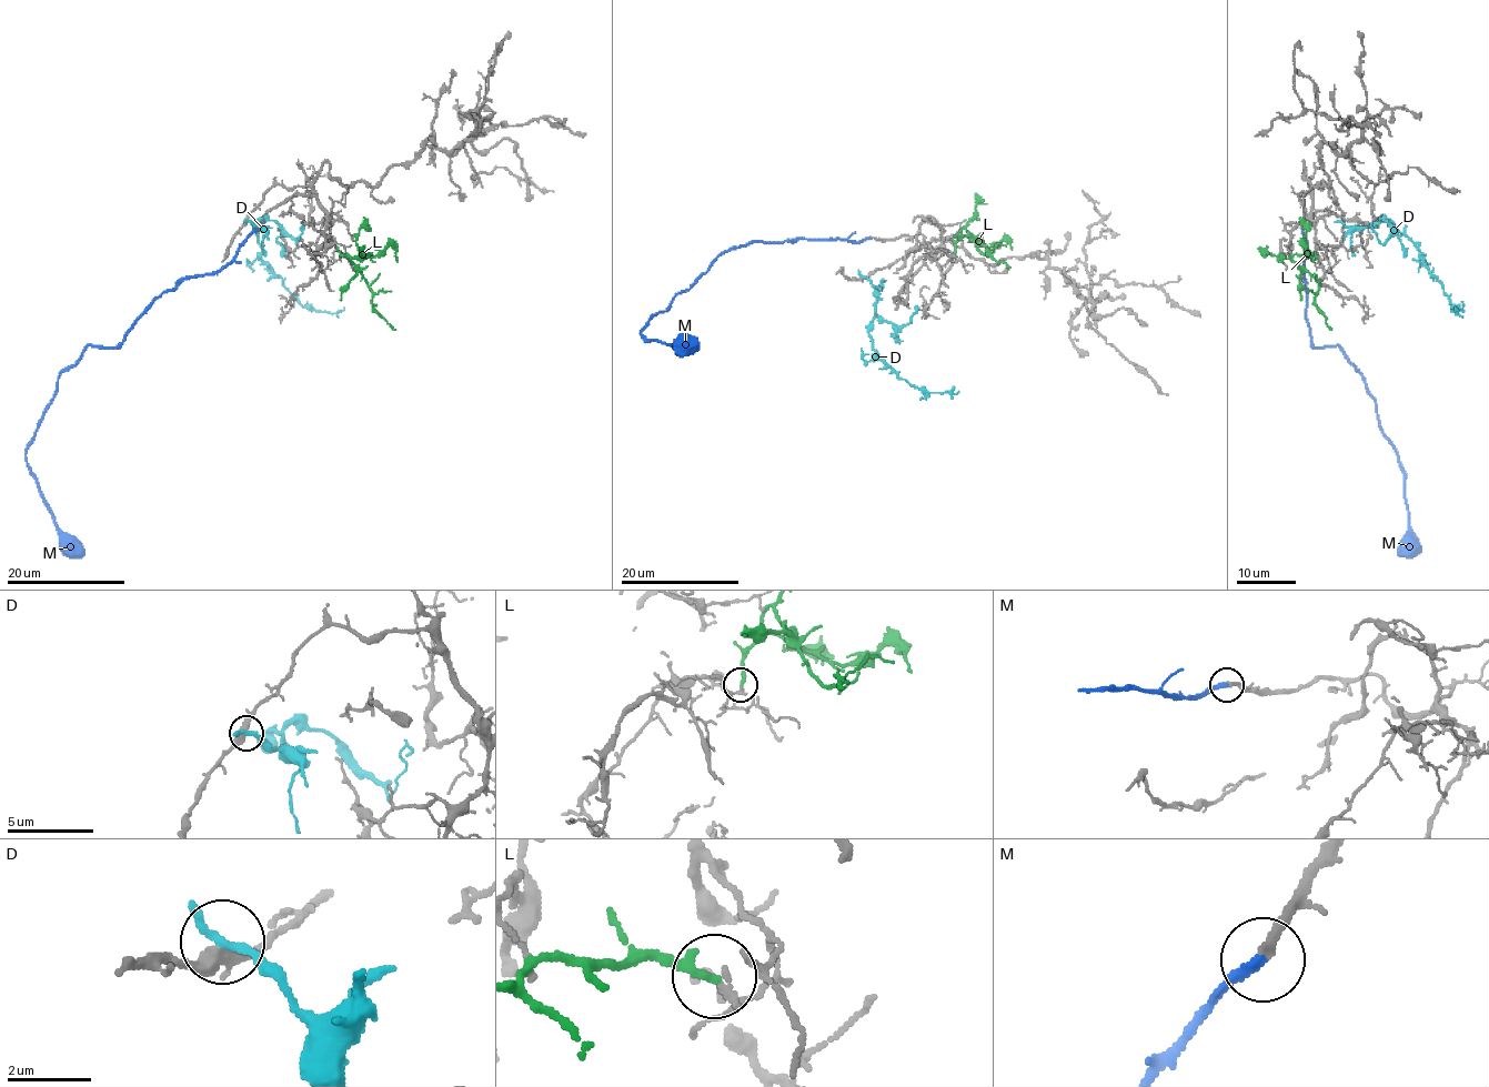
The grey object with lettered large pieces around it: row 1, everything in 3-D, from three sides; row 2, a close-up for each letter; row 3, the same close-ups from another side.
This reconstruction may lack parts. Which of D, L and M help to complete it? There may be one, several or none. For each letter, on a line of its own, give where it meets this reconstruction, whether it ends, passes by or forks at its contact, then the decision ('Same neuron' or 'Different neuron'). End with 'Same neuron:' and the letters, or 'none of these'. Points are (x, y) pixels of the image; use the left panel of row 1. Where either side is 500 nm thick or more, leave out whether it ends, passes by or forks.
D: Touches grey at (248, 221). It ends there. Different neuron
L: Touches grey at (339, 257). It ends there. Different neuron
M: Touches grey at (255, 230). It ends there. Same neuron
Same neuron: M

